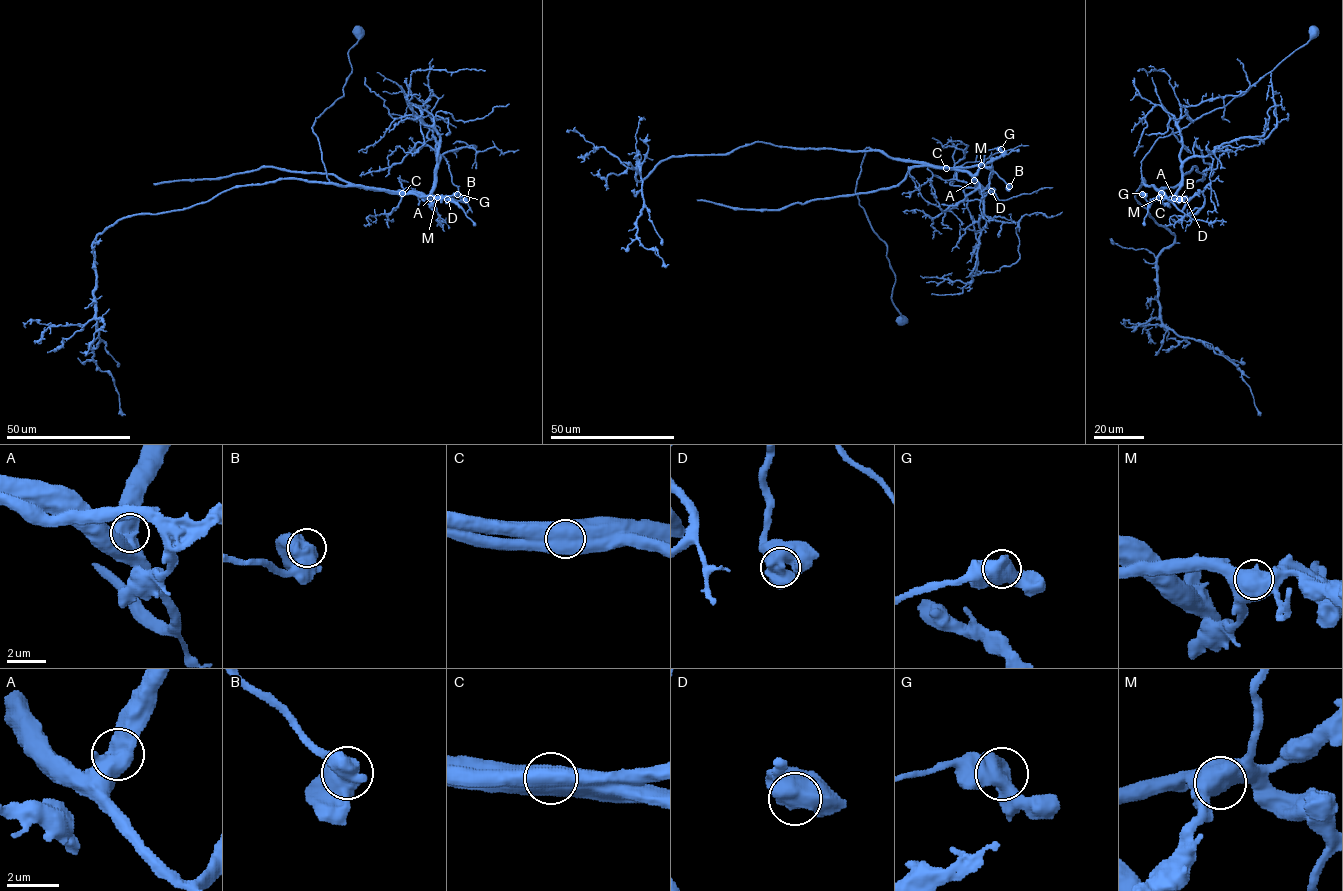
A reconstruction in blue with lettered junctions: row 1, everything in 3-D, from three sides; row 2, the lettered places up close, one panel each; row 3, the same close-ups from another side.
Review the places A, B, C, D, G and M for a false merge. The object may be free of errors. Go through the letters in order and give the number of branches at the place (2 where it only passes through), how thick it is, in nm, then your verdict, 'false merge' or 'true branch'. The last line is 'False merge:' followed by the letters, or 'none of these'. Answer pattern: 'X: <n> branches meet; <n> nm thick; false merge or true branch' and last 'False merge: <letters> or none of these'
A: 2 branches meet; 650 nm thick; true branch
B: 2 branches meet; 650 nm thick; true branch
C: 2 branches meet; 800 nm thick; false merge
D: 2 branches meet; 700 nm thick; true branch
G: 2 branches meet; 800 nm thick; true branch
M: 2 branches meet; 700 nm thick; true branch
False merge: C

